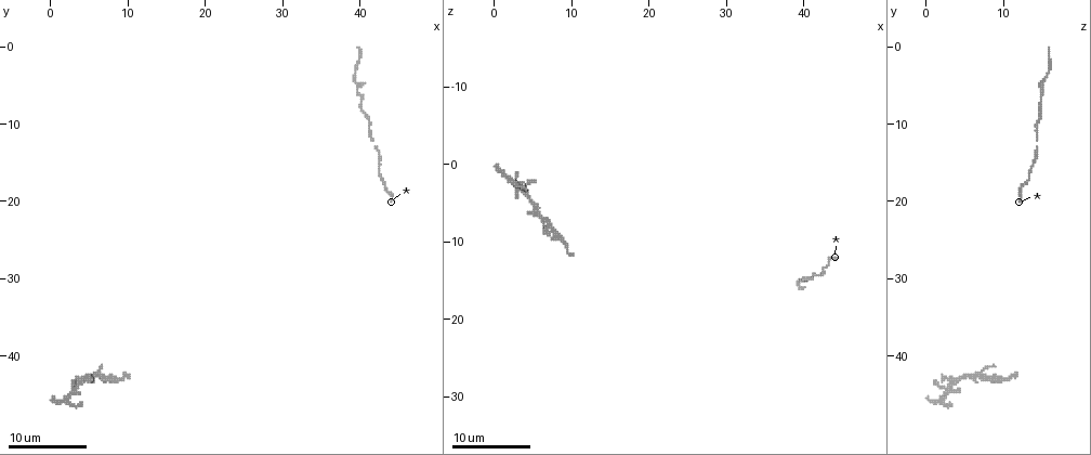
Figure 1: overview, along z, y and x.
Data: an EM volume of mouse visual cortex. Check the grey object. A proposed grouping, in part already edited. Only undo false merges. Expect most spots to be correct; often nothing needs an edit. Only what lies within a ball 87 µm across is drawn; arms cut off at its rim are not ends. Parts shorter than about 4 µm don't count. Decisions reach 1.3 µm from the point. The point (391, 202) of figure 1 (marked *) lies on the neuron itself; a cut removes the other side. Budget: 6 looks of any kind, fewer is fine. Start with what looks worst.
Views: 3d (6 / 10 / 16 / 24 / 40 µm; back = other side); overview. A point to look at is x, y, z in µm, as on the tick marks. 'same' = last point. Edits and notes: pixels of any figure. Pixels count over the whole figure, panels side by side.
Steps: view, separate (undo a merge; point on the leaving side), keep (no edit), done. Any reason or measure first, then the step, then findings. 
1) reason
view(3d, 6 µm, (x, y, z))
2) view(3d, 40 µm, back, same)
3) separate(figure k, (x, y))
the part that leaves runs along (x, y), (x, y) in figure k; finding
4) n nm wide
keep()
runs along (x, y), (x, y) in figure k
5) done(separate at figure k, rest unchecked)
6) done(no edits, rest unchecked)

a narrow waist
view(3d, 10 µm, (5.0, 42.5, 5.0))

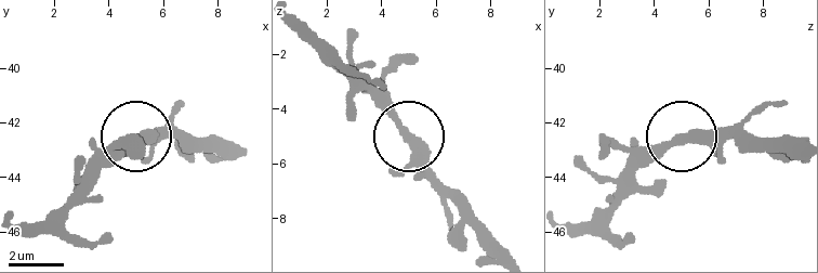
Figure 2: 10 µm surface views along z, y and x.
keep()
all the same neuron

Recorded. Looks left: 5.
calibre changes
view(3d, 6 µm, (41.5, 10.0, 14.0))

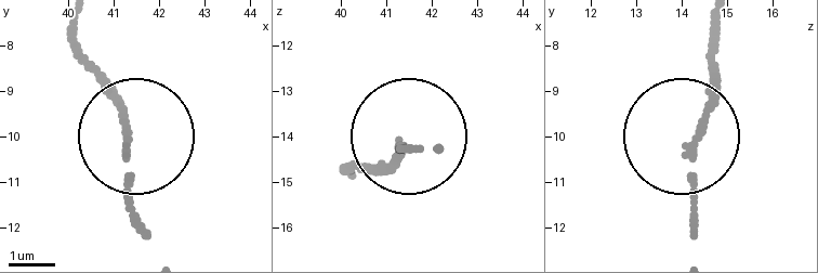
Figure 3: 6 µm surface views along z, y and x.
keep()
all the same neuron

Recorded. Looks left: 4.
sudden change in width
view(3d, 6 µm, (9.5, 43.0, 10.5))

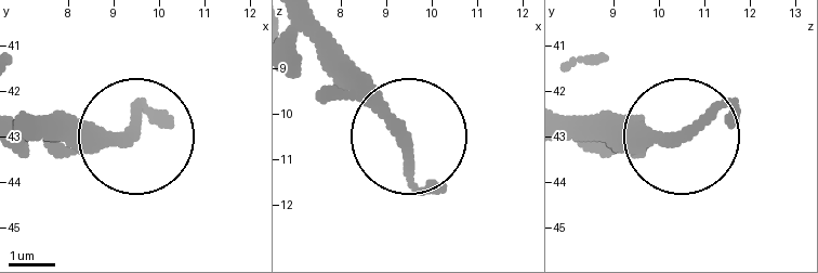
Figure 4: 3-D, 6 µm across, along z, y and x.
keep()
one neuron here

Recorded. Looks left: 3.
done(no edits, rest unchecked)

